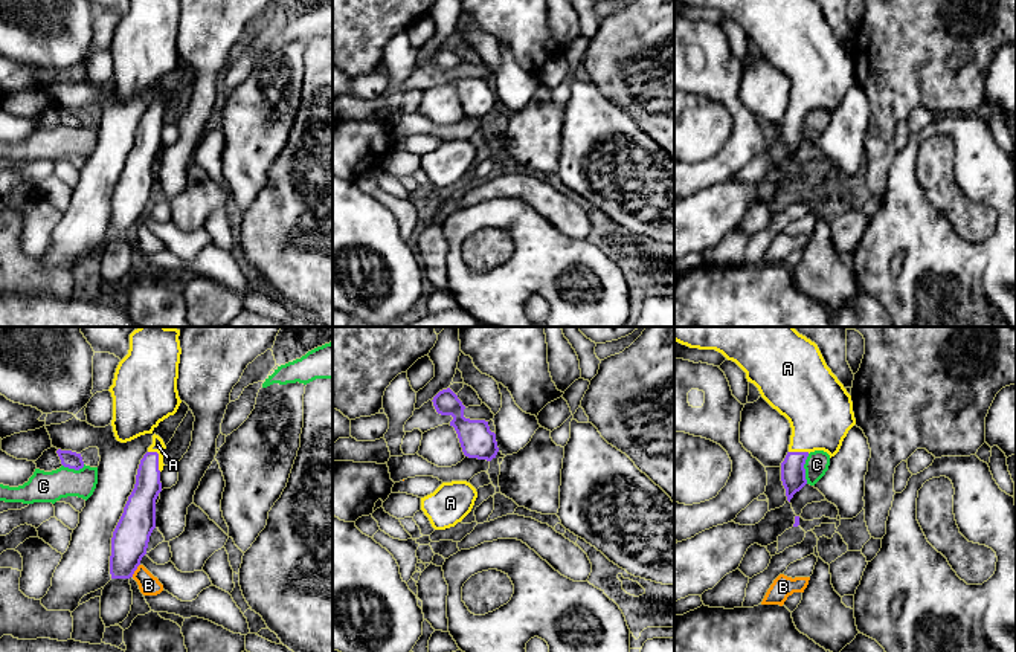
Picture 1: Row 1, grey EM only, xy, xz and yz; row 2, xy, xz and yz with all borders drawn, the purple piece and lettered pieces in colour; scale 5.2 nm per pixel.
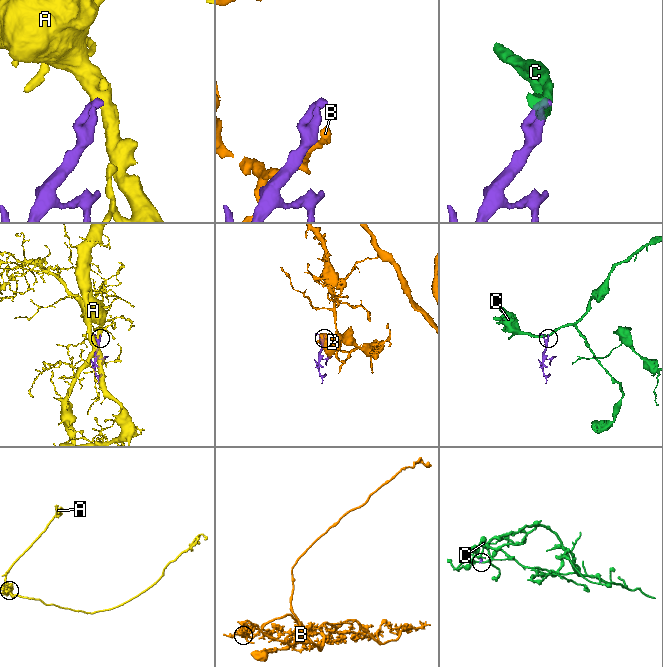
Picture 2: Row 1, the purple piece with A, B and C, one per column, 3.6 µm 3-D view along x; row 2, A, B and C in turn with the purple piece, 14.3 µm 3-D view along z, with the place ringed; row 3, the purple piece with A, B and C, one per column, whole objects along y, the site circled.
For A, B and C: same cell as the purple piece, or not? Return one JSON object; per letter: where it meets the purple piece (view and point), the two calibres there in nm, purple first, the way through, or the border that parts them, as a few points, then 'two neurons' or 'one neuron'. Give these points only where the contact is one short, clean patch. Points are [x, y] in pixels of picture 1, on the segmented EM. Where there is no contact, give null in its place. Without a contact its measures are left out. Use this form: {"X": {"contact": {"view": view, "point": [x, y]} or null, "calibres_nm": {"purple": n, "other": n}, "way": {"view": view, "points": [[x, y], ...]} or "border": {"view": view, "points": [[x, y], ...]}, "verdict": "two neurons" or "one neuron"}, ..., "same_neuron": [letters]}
{"A": {"contact": {"view": "xy", "point": [157, 458]}, "calibres_nm": {"purple": 150, "other": 70}, "way": {"view": "xy", "points": [[141, 503], [157, 458], [157, 445]]}, "verdict": "one neuron"}, "B": {"contact": {"view": "xy", "point": [136, 568]}, "calibres_nm": {"purple": 190, "other": 110}, "border": {"view": "xy", "points": [[139, 564], [131, 576]]}, "verdict": "two neurons"}, "C": {"contact": {"view": "yz", "point": [804, 469]}, "calibres_nm": {"purple": 130, "other": 120}, "verdict": "two neurons"}, "same_neuron": ["A"]}

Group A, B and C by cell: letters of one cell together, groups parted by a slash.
A / B / C

